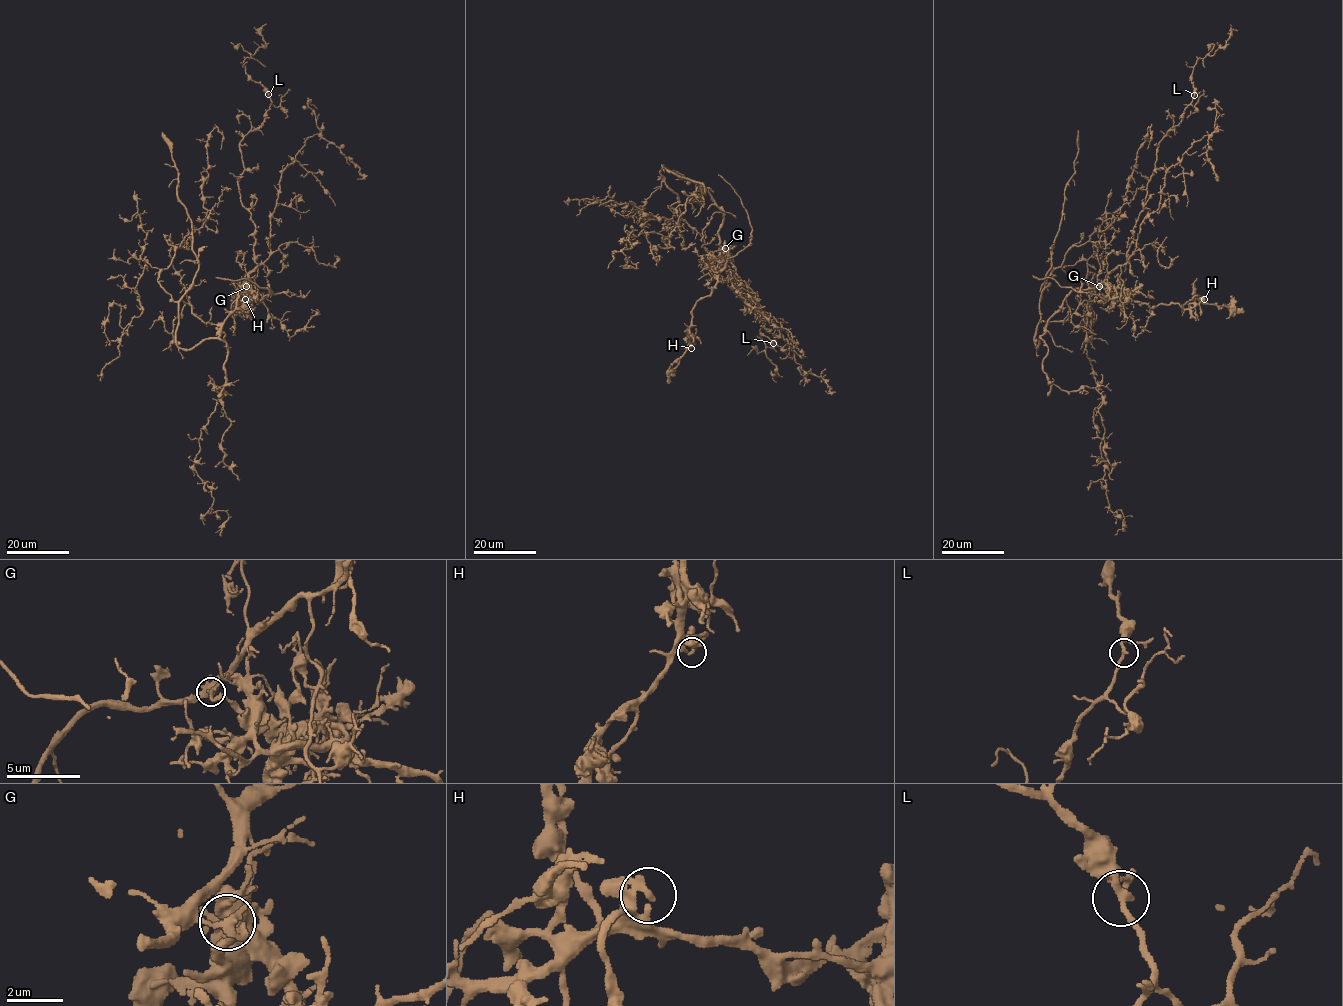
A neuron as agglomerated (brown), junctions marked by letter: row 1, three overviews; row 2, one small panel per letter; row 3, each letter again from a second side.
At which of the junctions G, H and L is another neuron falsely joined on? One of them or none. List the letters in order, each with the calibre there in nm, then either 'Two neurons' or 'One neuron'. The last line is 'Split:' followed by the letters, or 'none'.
G: Thickness 240 nm. Two neurons
H: Thickness 240 nm. One neuron
L: Thickness 240 nm. One neuron
Split: G

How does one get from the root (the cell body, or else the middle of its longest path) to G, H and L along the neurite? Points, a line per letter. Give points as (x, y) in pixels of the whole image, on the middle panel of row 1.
G: (720, 210), (724, 218), (718, 238), (720, 245), (725, 247)
H: (720, 210), (724, 218), (718, 238), (725, 251), (714, 257), (715, 287), (700, 297), (692, 310), (691, 348)
L: (720, 210), (718, 238), (740, 282), (732, 290), (764, 323), (773, 343)

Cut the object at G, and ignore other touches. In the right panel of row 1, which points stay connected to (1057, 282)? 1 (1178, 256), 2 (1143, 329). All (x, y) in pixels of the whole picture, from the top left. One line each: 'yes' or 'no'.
1: no
2: no

